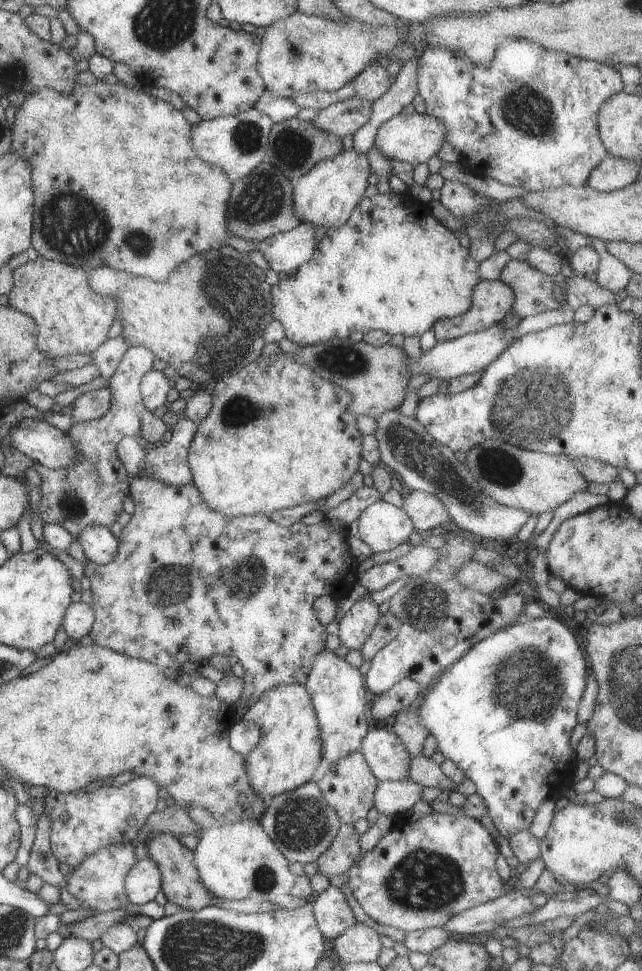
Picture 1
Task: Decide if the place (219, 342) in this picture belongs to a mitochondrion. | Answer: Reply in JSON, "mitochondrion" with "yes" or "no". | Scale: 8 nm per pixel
{"mitochondrion":"yes"}

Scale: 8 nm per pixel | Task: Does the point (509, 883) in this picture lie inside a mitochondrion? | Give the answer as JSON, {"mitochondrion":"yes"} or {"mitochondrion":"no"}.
{"mitochondrion":"no"}

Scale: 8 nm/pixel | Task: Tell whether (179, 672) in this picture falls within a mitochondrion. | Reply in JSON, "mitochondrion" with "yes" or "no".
{"mitochondrion":"no"}

